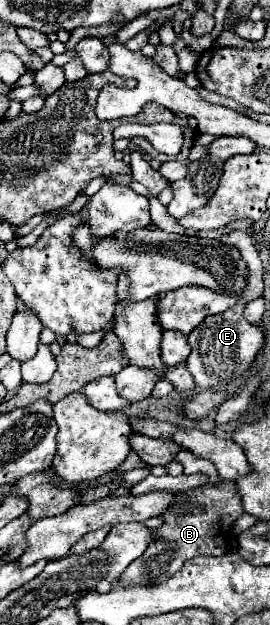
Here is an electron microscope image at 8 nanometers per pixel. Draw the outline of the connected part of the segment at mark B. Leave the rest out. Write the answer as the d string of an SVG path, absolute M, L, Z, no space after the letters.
M220 481L220 483L204 483L202 487L176 493L174 503L160 515L164 523L160 527L154 527L156 539L146 547L146 551L124 571L122 579L124 583L160 583L174 575L188 559L194 559L196 555L224 555L228 533L232 523L244 513L240 507L240 495L236 493L236 487L232 481Z

